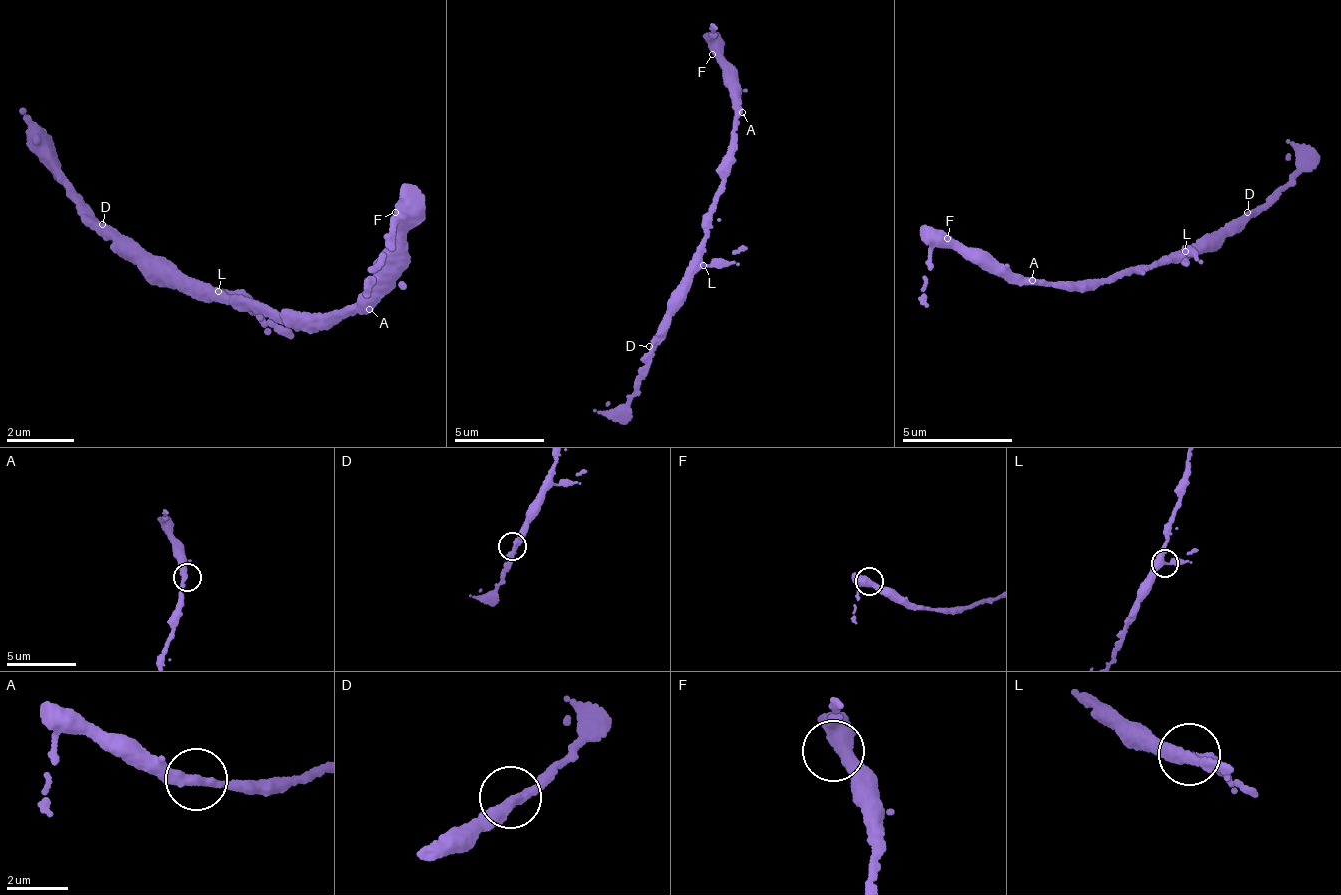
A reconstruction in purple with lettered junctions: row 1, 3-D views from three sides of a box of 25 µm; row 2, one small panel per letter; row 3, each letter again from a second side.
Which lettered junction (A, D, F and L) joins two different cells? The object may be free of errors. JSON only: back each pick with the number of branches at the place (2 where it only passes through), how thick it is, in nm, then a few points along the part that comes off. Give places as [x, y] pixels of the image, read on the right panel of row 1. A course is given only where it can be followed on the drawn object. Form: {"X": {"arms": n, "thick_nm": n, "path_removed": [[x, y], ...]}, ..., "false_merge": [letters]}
{"L": {"arms": 3, "thick_nm": 320}, "false_merge": ["L"]}

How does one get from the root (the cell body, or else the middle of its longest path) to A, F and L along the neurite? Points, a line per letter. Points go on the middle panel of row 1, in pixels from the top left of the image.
A: (712, 217), (714, 198), (722, 188), (726, 151), (732, 146), (732, 120), (742, 112)
F: (712, 217), (714, 198), (722, 188), (726, 151), (732, 146), (732, 120), (736, 117), (734, 71), (712, 54)
L: (712, 217), (710, 235), (704, 240), (700, 260), (702, 266)

